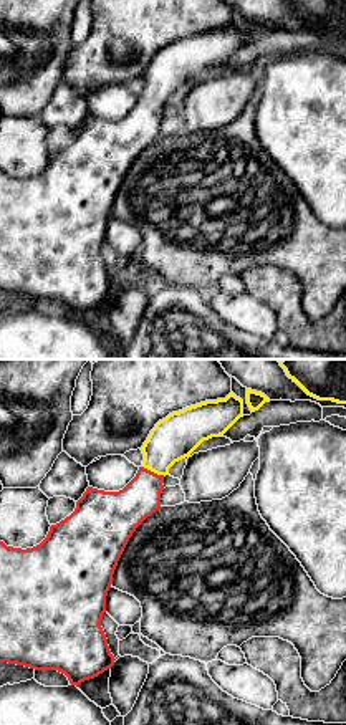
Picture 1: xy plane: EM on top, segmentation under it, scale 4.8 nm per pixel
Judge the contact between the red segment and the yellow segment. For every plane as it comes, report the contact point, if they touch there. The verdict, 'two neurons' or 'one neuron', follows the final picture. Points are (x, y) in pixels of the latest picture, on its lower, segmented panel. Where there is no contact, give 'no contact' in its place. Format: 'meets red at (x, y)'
meets red at (153, 472)

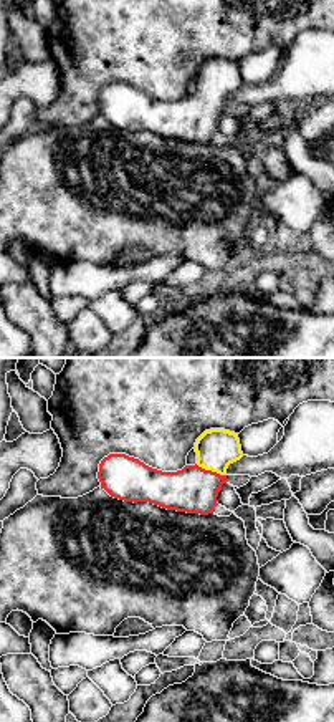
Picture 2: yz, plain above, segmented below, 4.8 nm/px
meets red at (210, 471)

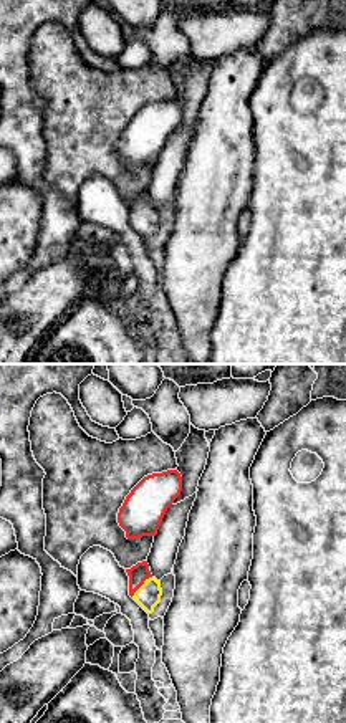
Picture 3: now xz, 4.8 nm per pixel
meets red at (141, 584)

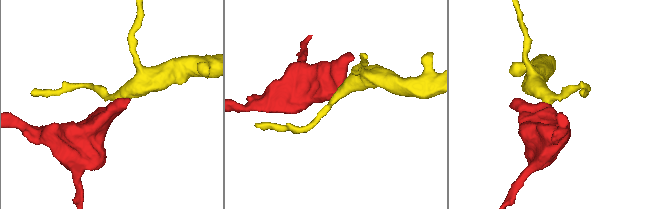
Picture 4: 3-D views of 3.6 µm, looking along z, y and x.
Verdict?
one neuron

